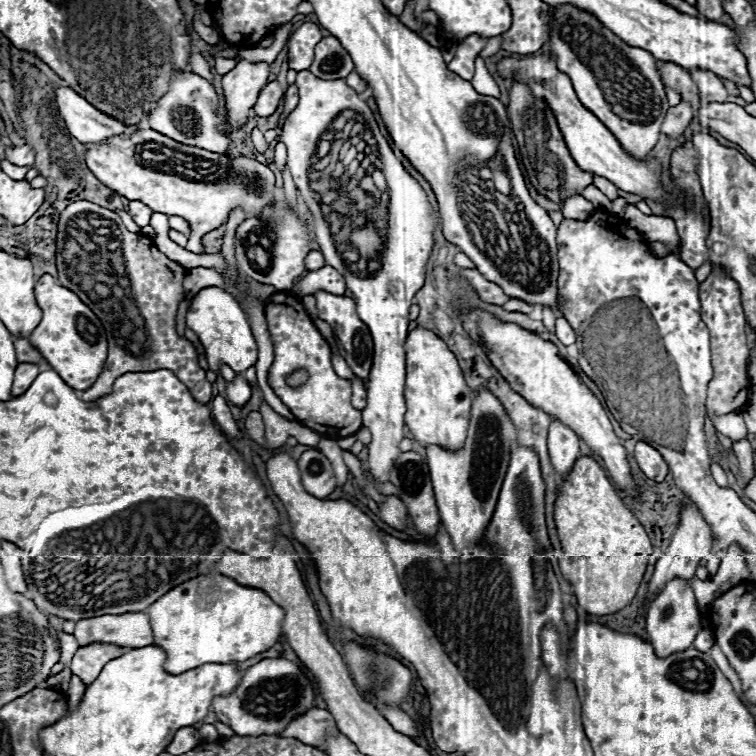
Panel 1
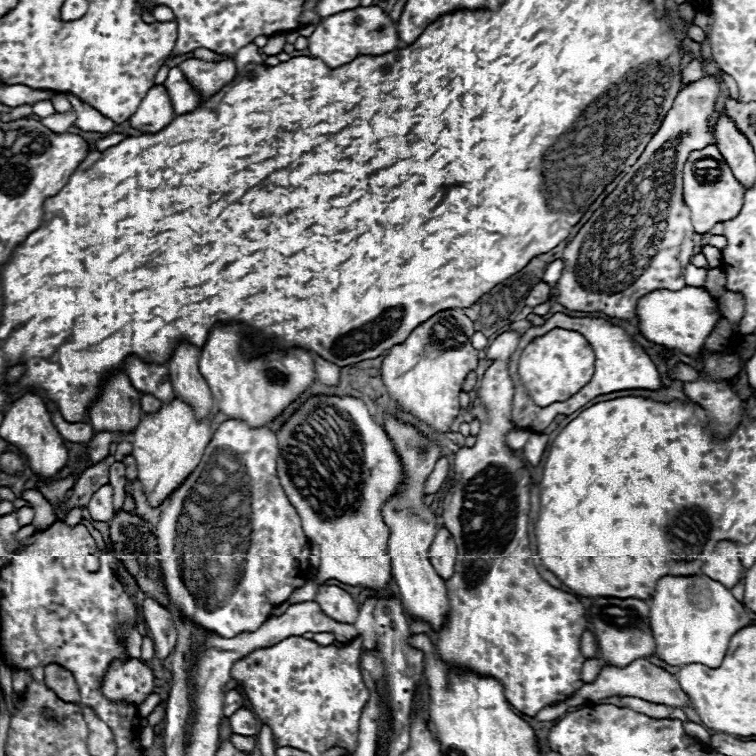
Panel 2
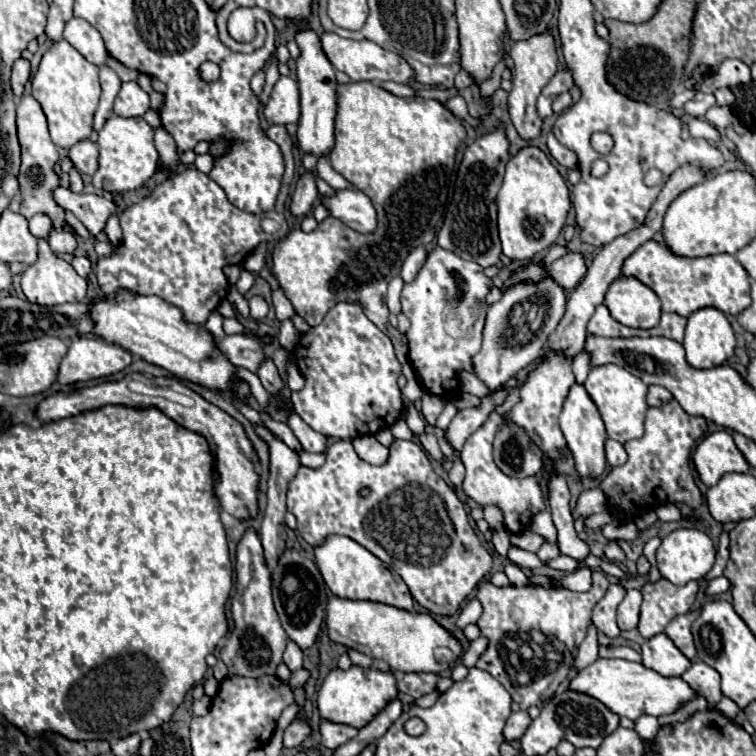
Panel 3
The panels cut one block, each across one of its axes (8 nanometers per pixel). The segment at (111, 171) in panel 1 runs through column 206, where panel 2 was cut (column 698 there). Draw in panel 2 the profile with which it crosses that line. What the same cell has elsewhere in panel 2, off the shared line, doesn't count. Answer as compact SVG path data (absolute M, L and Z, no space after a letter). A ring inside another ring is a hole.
M714 144L690 154L690 158L684 166L684 202L690 208L692 224L698 234L706 234L714 224L726 222L726 220L732 220L734 216L738 216L738 212L744 206L744 192L746 192L746 188L734 178L730 166L726 164L726 160L722 158L722 154L718 152L718 148ZM700 162L710 162L710 170L712 170L710 178L706 178L706 174L696 176L694 170L700 170L700 168L696 168L696 164L700 164Z

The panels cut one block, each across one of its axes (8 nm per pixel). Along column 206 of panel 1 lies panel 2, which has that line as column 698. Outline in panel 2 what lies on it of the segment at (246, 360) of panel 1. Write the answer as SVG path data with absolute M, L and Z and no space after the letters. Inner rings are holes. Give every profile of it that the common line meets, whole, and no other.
M684 286L682 290L656 290L640 298L638 302L638 328L646 340L666 346L670 350L678 350L684 356L700 358L700 350L720 320L722 312L718 308L716 298L706 288Z

